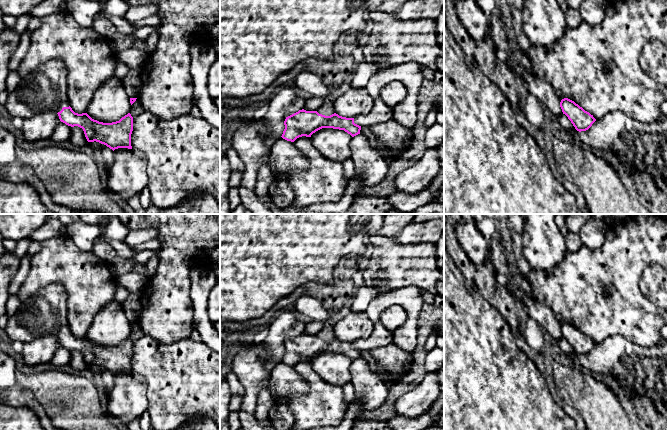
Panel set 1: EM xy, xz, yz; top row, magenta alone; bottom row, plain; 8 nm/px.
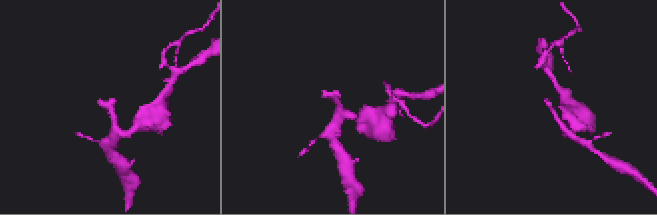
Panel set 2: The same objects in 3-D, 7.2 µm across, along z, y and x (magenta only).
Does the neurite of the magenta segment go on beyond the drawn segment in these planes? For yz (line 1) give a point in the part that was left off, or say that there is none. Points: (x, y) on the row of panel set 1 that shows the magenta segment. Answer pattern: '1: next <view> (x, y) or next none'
1: next none

